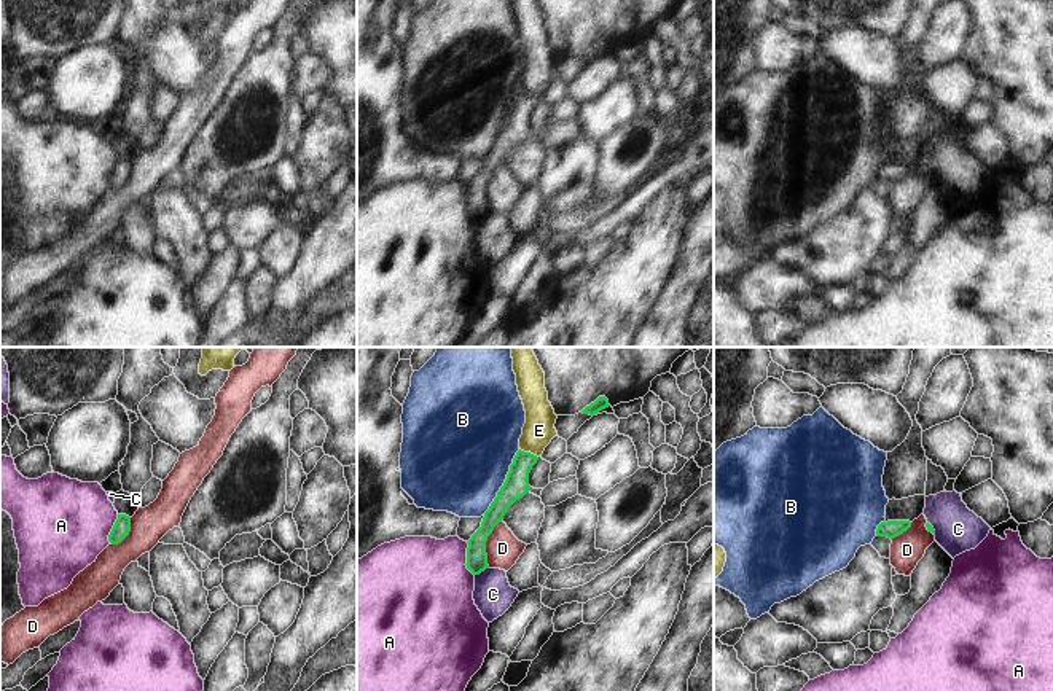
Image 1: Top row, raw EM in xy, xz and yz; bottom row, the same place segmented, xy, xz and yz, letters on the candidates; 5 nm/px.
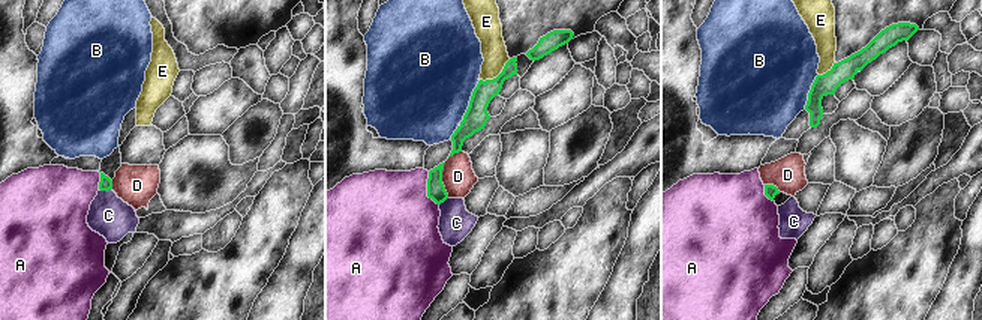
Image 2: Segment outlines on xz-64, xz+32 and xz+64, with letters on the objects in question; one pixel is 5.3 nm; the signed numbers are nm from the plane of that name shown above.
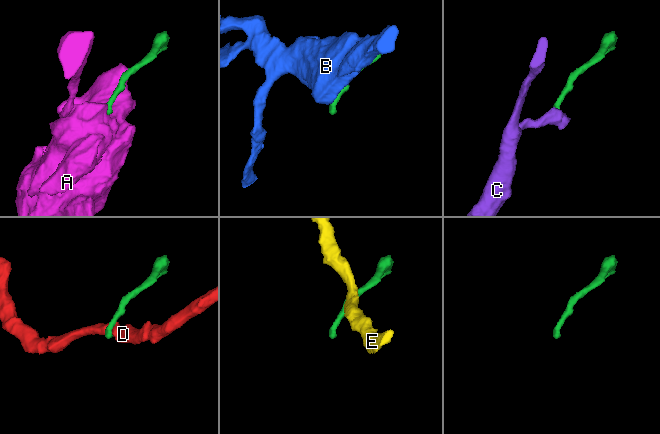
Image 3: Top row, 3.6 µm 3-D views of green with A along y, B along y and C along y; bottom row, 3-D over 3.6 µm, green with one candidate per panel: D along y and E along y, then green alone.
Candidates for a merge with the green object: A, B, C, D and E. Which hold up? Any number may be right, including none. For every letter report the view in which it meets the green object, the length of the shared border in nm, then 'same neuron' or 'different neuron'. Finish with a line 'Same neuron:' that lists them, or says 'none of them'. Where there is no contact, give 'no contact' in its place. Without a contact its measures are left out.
A: xz | 180 nm | different neuron
B: xz | 380 nm | different neuron
C: xz | 80 nm | different neuron
D: xz | 260 nm | different neuron
E: xz | 110 nm | different neuron
Same neuron: none of them

